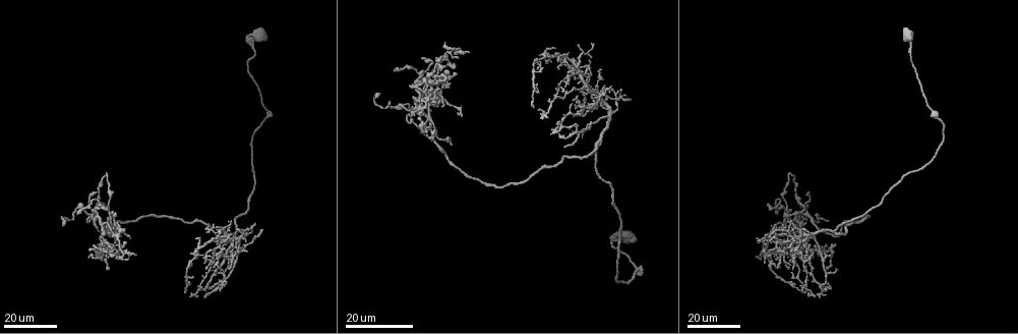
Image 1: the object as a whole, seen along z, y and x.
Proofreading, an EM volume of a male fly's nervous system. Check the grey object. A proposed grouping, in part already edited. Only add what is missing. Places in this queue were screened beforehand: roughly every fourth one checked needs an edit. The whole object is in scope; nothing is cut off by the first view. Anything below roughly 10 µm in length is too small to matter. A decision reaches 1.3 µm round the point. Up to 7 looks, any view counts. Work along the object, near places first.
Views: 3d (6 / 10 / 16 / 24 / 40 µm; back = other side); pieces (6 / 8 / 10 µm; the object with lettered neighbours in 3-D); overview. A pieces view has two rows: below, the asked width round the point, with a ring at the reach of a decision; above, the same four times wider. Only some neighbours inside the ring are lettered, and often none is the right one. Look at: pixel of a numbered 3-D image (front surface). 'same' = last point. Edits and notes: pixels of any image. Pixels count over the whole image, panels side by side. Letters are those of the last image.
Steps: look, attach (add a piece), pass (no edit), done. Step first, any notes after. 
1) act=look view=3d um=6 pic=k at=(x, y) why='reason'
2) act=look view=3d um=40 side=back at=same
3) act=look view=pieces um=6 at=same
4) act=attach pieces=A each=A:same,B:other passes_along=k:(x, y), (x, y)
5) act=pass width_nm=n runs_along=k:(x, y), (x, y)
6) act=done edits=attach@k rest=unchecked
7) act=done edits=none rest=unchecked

act=look view=3d um=24 pic=1 at=(632, 99) why='an open end'

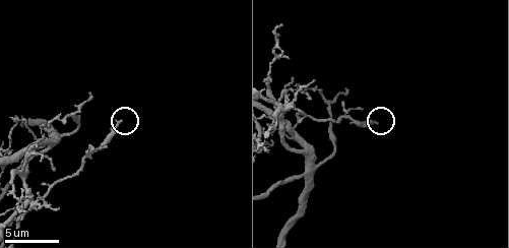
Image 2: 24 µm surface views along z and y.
act=look view=pieces um=8 pic=2 at=(376, 124)

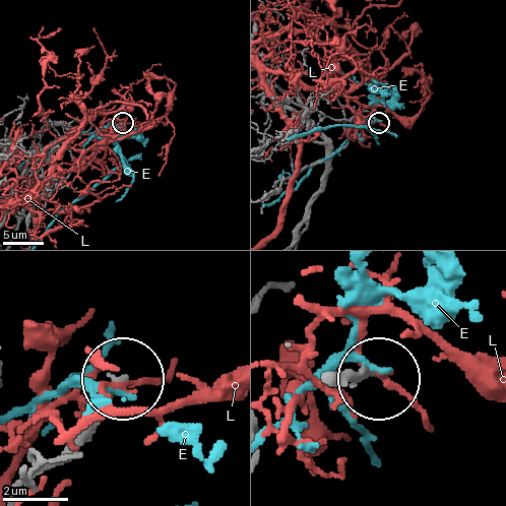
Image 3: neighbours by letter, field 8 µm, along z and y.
act=pass each=E:other,L:other found='none of them fits'

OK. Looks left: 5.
act=look view=3d um=16 pic=1 at=(108, 269) why='end of a long branch'

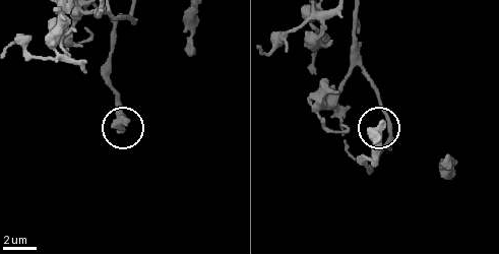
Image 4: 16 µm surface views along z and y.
act=look view=pieces um=10 pic=4 at=(382, 120) why='see the neighbours'

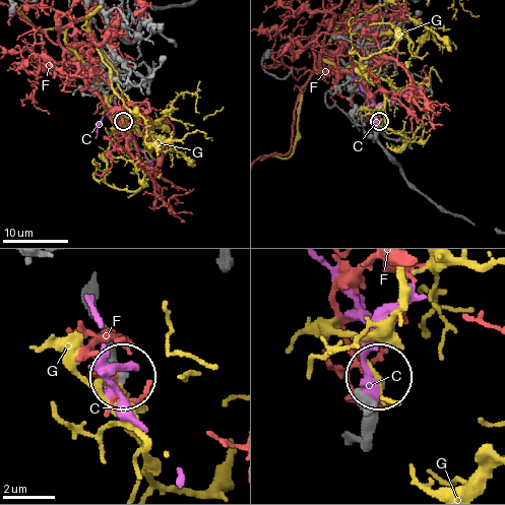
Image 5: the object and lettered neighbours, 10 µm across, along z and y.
act=pass each=C:other,F:other,G:other found='no lettered piece goes on from it'

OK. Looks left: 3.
act=look view=3d um=16 pic=1 at=(541, 117) why='free end'

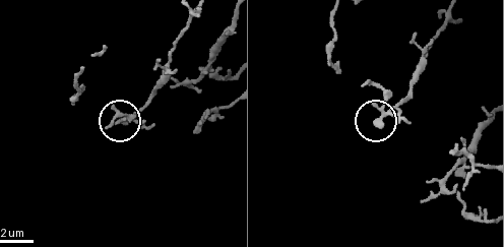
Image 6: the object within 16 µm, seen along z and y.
act=look view=3d um=6 pic=6 at=(378, 123)

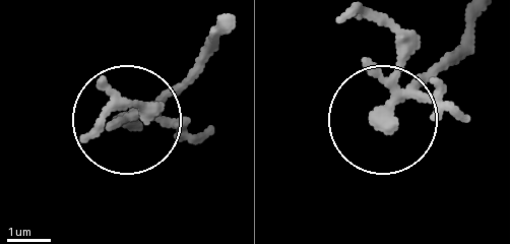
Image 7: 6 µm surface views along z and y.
act=look view=pieces um=6 pic=7 at=(377, 119) why='see the neighbours'

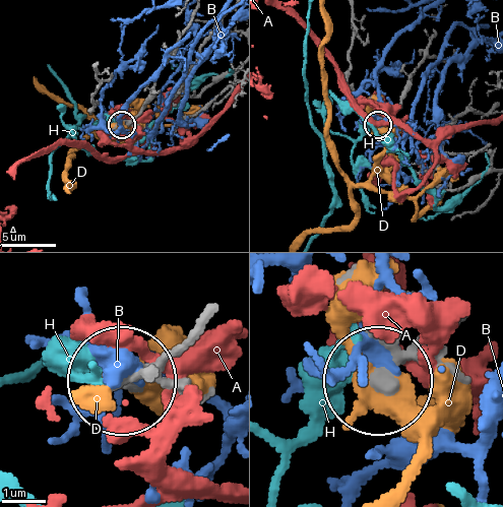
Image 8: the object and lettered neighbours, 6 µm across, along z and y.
act=pass each=A:other,B:other,D:other,H:other found='none of them fits'

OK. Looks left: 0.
act=done edits=none rest=unchecked

